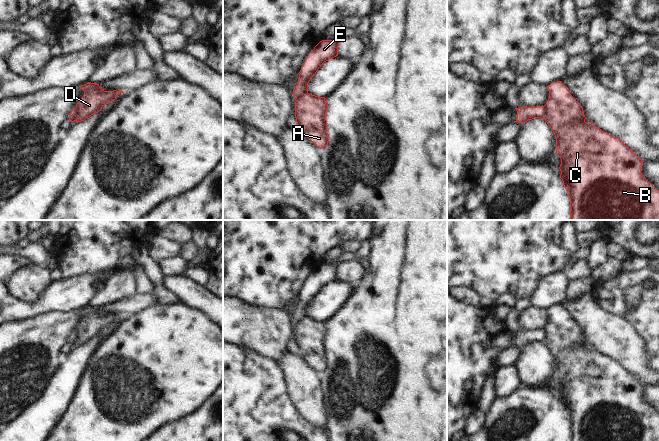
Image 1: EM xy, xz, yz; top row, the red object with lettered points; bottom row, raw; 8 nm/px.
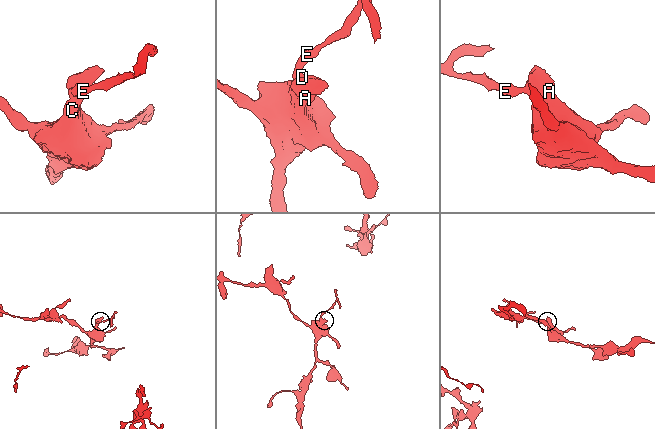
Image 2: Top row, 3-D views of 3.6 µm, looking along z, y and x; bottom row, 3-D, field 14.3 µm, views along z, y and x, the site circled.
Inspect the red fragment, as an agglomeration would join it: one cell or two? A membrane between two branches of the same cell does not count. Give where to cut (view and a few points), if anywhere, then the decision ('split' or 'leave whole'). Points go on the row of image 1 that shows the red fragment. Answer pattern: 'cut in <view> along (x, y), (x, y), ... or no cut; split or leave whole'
cut in xy along (76, 106), (79, 114), (74, 120); split

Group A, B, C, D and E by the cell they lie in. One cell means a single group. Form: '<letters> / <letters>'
A B C D / E

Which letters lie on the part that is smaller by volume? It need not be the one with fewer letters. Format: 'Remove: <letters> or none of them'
Remove: E

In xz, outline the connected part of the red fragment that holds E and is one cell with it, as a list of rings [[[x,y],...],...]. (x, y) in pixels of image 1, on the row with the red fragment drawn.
[[[322,40],[308,54],[299,74],[297,85],[293,89],[294,99],[297,100],[308,93],[308,83],[324,62],[338,56],[338,46],[341,40]]]

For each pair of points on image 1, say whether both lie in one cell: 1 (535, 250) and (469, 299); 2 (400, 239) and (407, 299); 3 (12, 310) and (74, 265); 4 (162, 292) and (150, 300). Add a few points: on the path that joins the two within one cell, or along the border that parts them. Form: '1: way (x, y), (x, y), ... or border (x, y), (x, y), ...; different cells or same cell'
1: border (457, 285), (468, 287), (481, 297); different cells
2: way (407, 254), (407, 284); same cell
3: border (85, 274), (79, 277), (62, 278); different cells
4: border (151, 293), (157, 303); different cells

